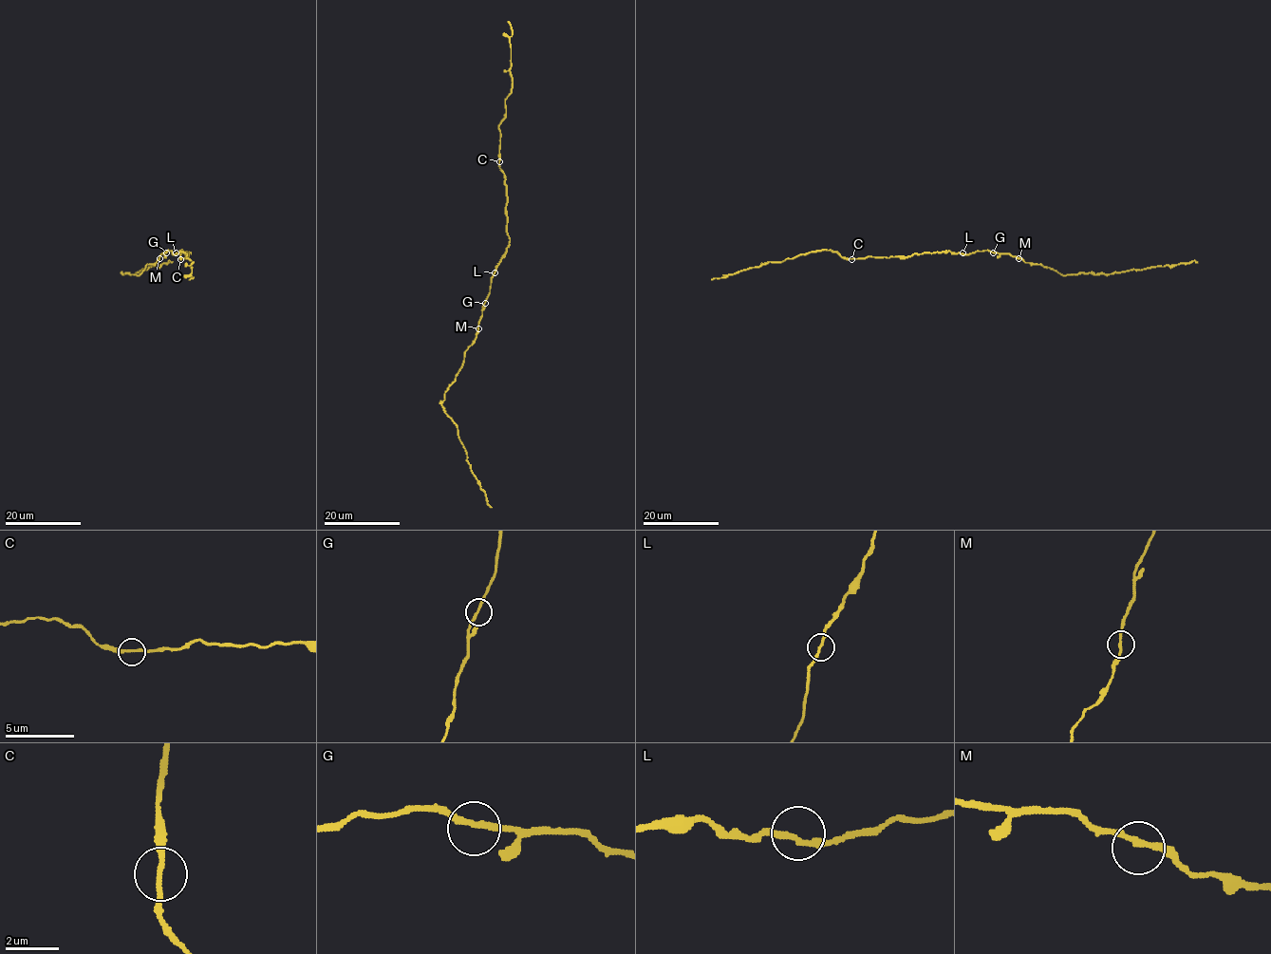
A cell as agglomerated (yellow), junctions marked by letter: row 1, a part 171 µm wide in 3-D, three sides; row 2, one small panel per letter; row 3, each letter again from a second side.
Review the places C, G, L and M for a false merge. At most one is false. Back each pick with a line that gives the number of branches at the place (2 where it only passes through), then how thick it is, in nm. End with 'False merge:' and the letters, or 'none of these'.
False merge: none of these

